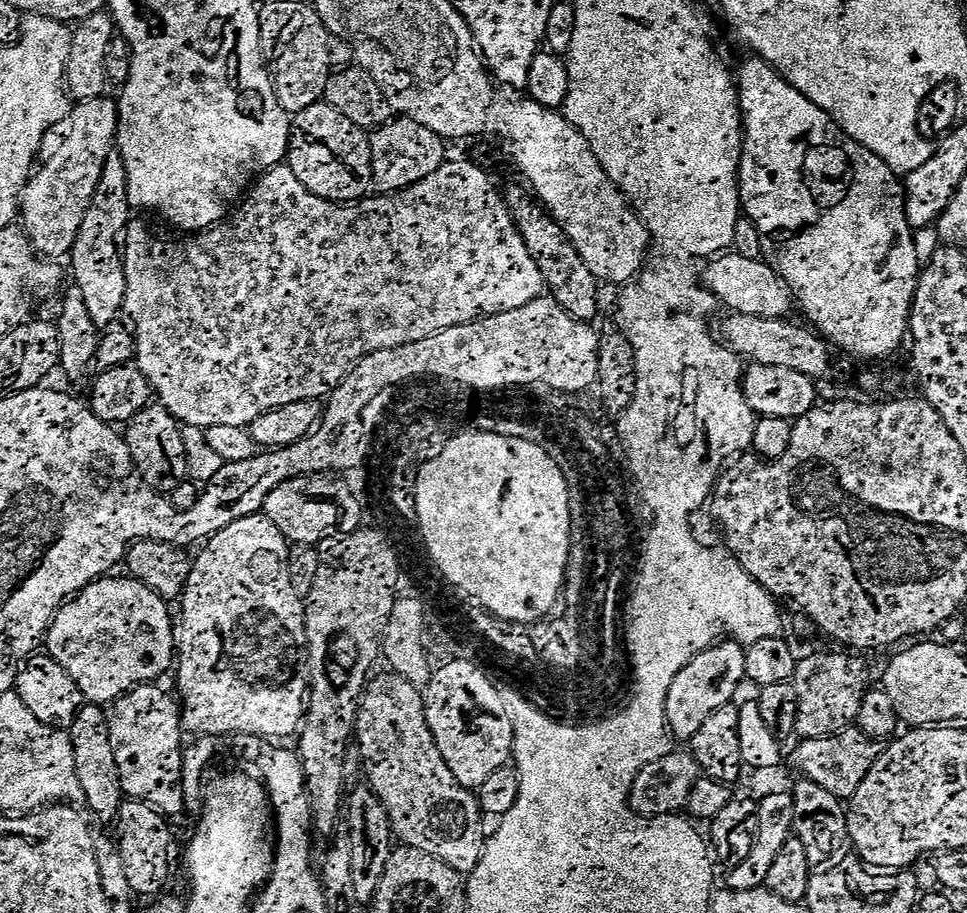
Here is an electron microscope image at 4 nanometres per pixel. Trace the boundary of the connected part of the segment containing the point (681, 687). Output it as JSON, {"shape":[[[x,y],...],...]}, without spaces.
{"shape":[[[715,644],[696,654],[671,683],[667,695],[667,724],[671,737],[676,741],[690,742],[694,734],[706,724],[710,714],[729,707],[746,680],[746,650],[743,645],[722,646]]]}

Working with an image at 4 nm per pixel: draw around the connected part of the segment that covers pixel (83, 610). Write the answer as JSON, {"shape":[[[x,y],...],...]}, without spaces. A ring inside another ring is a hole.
{"shape":[[[98,579],[65,602],[53,618],[46,637],[47,655],[61,664],[74,682],[78,682],[78,690],[82,690],[89,705],[111,706],[125,692],[159,681],[159,676],[174,664],[174,620],[172,624],[169,601],[137,580],[112,579]]]}

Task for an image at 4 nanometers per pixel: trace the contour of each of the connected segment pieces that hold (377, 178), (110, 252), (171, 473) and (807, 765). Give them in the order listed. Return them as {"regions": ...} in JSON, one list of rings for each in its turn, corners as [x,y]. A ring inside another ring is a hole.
{"regions":[[[[398,118],[393,122],[381,125],[382,128],[374,134],[372,140],[372,184],[375,191],[381,195],[391,195],[412,188],[440,168],[447,157],[444,150],[445,141],[430,129],[407,118]],[[393,122],[395,123],[392,124]],[[412,164],[416,164],[416,182],[412,180]]],[[[85,214],[75,245],[70,249],[71,256],[70,274],[73,283],[80,288],[95,326],[99,331],[105,331],[119,319],[118,314],[121,315],[125,300],[125,272],[120,244],[112,244],[110,234],[102,232],[102,226],[98,226],[98,216]]],[[[154,402],[129,421],[126,428],[124,437],[139,476],[161,494],[172,494],[180,483],[189,479],[181,427],[163,404]]],[[[855,726],[845,728],[834,736],[823,736],[817,740],[801,739],[799,743],[800,749],[796,752],[796,760],[804,771],[803,775],[843,802],[851,801],[852,795],[856,793],[858,786],[862,786],[866,774],[870,774],[882,751],[877,741],[871,740]]]]}

